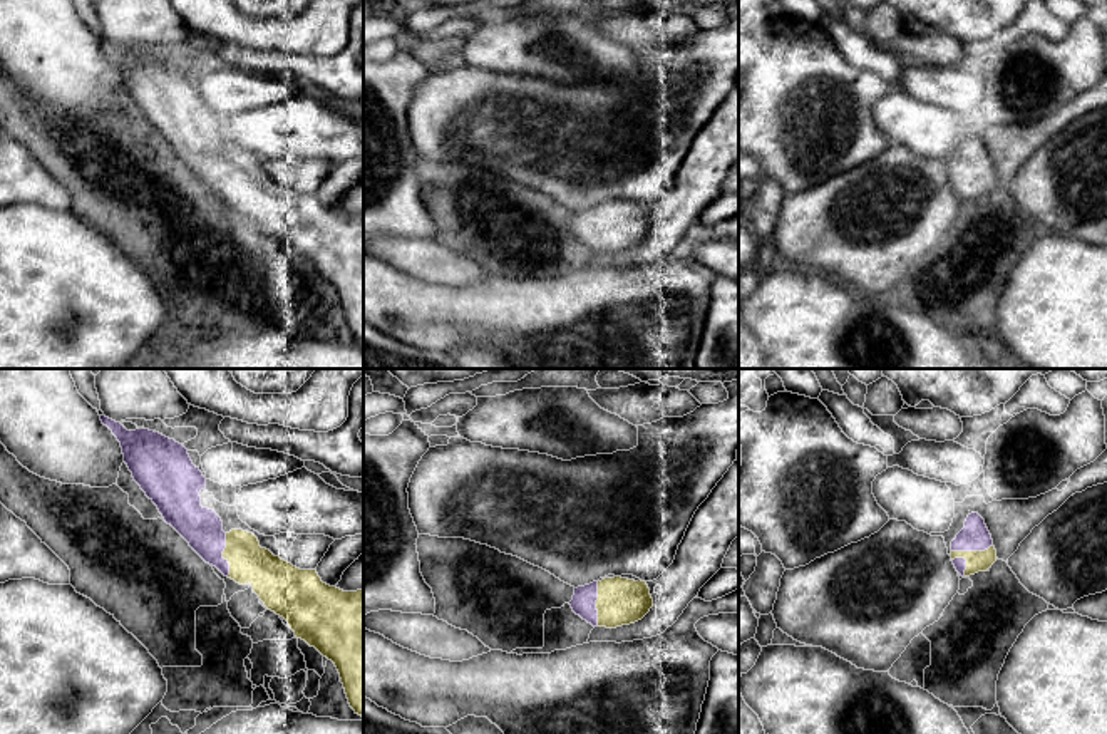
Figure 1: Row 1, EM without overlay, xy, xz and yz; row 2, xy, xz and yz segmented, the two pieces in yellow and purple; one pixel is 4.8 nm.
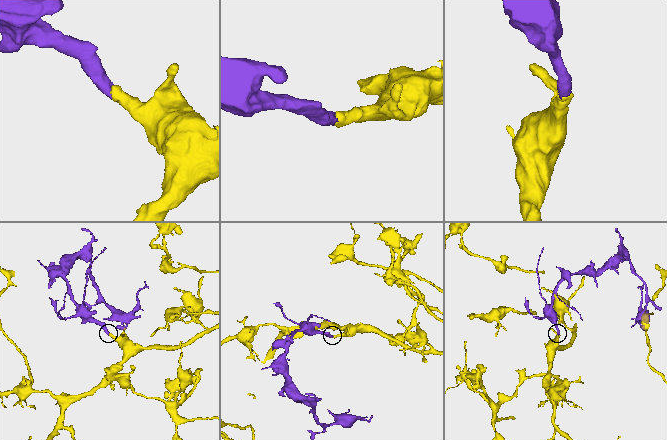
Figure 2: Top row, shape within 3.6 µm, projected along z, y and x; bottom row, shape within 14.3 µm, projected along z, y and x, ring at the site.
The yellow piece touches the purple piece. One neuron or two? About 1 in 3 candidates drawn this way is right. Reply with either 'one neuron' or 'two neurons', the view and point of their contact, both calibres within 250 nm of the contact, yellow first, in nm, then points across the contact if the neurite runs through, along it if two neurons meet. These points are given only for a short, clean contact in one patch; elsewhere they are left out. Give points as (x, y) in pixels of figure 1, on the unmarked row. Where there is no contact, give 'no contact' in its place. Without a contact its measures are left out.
one neuron | xy (223, 180) | 200/190 nm | across xy (270, 201), (238, 180), (223, 180), (200, 151)

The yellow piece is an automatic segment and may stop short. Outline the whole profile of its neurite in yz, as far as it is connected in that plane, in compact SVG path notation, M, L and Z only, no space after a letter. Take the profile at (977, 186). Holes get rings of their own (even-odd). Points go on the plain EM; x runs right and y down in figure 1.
M978 137L968 139L965 152L951 166L951 186L963 203L986 196L996 186L991 159Z

